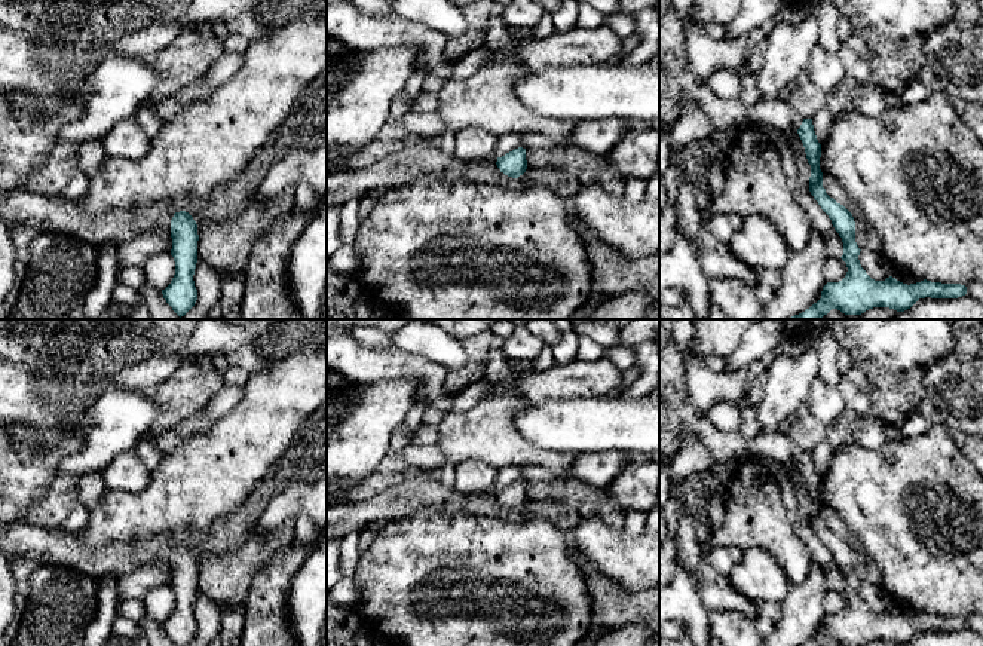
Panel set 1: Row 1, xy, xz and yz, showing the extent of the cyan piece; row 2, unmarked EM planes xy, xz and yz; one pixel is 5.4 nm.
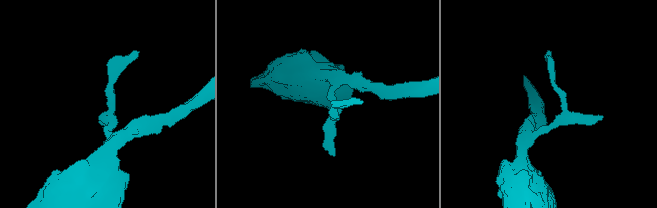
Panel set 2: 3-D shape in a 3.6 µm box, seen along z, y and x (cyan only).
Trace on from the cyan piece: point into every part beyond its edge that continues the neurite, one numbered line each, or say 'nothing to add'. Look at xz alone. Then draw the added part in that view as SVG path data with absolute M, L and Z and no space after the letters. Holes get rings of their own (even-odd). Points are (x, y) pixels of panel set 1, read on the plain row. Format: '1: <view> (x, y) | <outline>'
nothing to add

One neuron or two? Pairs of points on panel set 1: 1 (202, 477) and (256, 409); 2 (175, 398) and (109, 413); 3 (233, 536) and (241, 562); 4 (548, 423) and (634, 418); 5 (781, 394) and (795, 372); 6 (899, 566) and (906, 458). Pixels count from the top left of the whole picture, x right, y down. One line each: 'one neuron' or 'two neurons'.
1: one neuron
2: two neurons
3: two neurons
4: one neuron
5: one neuron
6: one neuron

